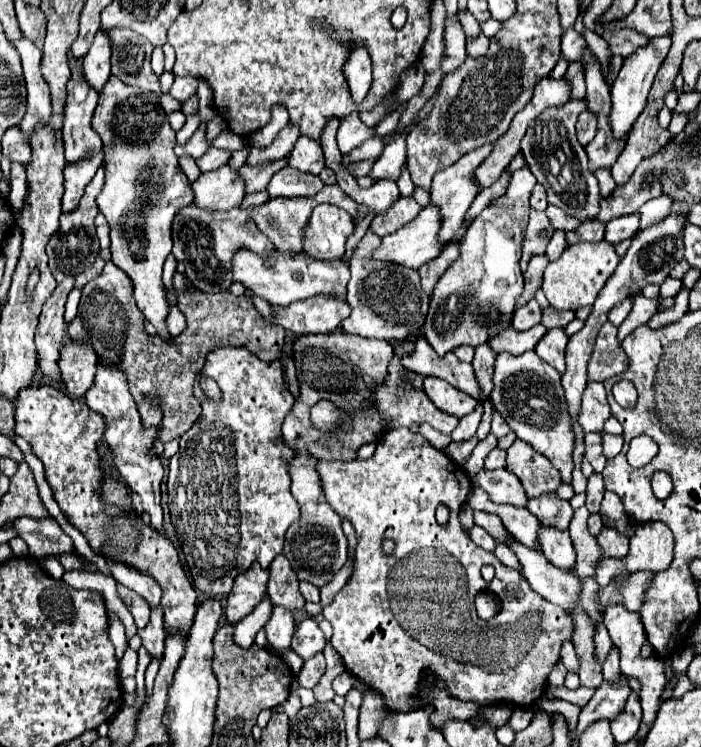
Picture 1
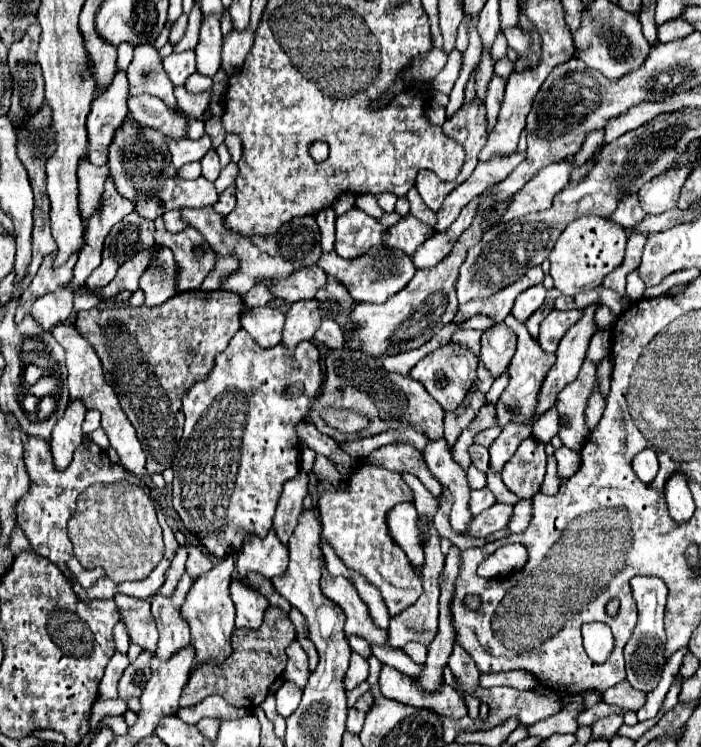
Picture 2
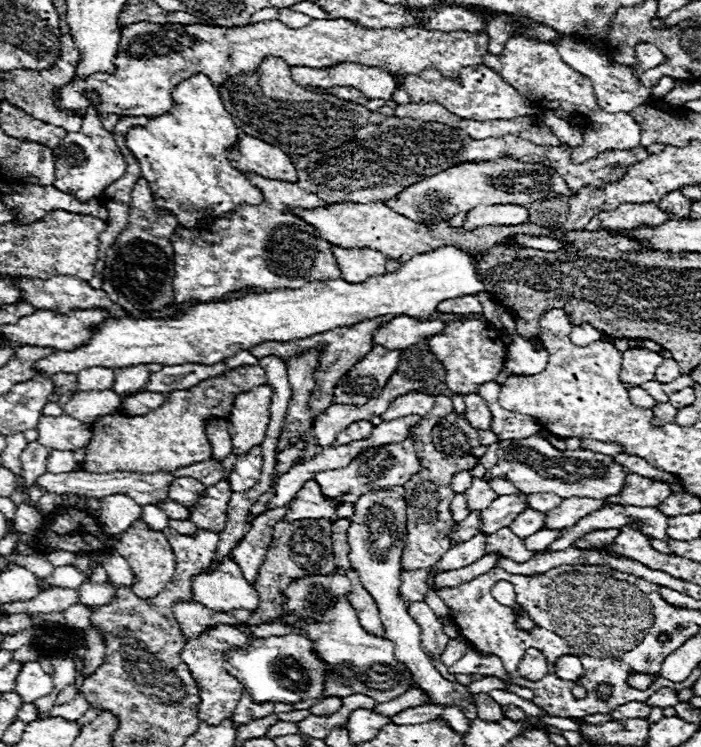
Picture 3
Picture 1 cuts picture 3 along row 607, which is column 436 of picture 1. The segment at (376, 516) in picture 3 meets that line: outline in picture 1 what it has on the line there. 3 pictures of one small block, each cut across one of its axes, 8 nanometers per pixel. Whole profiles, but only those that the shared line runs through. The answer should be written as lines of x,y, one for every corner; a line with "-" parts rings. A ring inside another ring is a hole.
434,376
424,378
424,390
438,410
452,414
452,416
458,416
458,418
474,412
474,408
478,404
466,392
460,392
458,388
450,386
448,382
434,378

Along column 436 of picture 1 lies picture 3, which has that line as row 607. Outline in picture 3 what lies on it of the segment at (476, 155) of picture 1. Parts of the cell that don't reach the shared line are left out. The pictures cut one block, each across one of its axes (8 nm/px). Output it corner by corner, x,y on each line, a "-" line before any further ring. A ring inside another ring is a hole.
176,602
172,608
176,620
180,622
180,630
186,638
196,638
200,630
208,630
208,626
216,626
220,622
234,626
246,622
252,614
250,610
228,610
228,612
214,612
198,602

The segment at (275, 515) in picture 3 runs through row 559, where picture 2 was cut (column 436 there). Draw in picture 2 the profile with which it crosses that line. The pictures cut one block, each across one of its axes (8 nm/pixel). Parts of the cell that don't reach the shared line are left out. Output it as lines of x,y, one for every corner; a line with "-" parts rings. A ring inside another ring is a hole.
474,198
470,204
466,204
458,216
458,220
444,232
436,232
432,234
412,256
412,262
416,266
416,270
422,268
432,268
438,262
444,260
444,256
450,254
452,246
456,244
456,240
460,238
460,234
472,224
472,218
476,214
476,206
478,206
478,198

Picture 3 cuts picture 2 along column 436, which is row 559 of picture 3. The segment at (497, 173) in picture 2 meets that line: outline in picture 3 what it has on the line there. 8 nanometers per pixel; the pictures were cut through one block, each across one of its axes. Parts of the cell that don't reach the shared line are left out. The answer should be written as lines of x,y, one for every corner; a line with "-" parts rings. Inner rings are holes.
224,558
216,570
204,570
192,578
192,596
196,602
212,610
256,610
258,594
244,580
238,564
232,558

